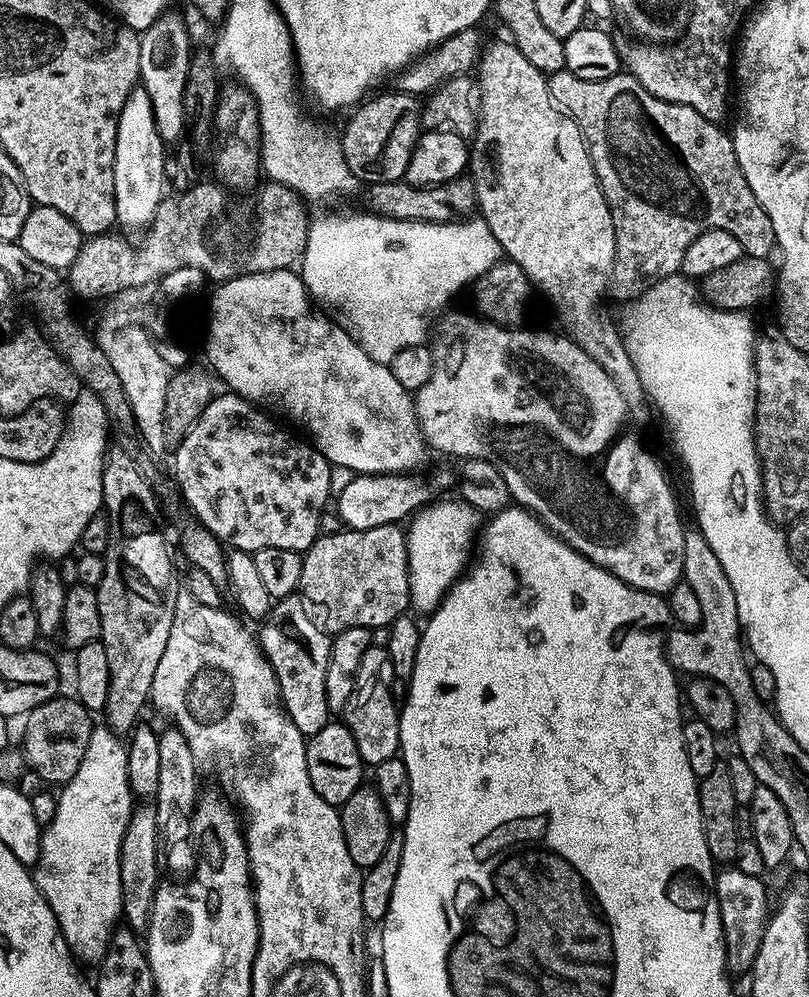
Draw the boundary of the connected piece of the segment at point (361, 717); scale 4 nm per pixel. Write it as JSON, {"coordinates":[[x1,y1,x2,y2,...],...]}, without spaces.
{"coordinates":[[369,646,362,660,358,662,358,670,354,678,354,690,350,690,350,702,346,702,342,713,342,722,354,734,354,742,358,744,358,754,364,759,365,765,375,766,386,762,398,755,400,750,400,714,398,704,392,701,392,688,388,683,393,683,392,663,388,657,387,647]]}

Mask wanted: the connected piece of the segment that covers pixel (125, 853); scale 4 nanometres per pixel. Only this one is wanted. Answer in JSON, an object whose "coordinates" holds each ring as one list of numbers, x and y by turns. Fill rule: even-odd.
{"coordinates":[[144,802,133,807,132,817,126,826,120,851,120,881,122,882,122,920,137,934,148,931,148,923,154,906,154,894,162,883,162,853,160,851,160,827,156,824,156,810,151,803]]}

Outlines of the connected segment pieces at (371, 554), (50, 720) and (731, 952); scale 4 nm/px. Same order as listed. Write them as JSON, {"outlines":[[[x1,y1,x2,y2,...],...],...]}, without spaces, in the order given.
{"outlines":[[[400,524,374,526,374,530,339,530,329,536,320,534,303,553,299,595,308,605,310,618,323,632,335,634,347,628,387,629,399,616,409,611,408,559,405,529]],[[58,694,52,700,34,706,23,717,24,723,24,760,36,771,40,780,48,784,63,786,78,774,78,766,82,766,82,754,86,754,86,746,90,742,90,734,94,727,94,716,80,705,80,701,71,695]],[[724,866,717,871,716,901,724,931,724,952,728,955,726,968,729,973,751,973,758,958,758,950,762,946,762,934,770,919,768,888,763,882,761,877,746,874,735,866]]]}

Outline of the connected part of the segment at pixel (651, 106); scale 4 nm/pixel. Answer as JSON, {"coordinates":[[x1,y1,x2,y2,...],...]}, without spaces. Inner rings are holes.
{"coordinates":[[563,70,551,73,547,77,547,81,552,103,560,111,565,112,584,135,584,141,588,144,588,153,594,166,594,174,598,178,600,189,606,198,606,206,610,210,610,218,614,222,616,253,614,254,610,288,615,299,617,296,618,299,624,300,623,302,631,302,643,296,645,292,649,292,656,284,661,284,663,280,669,280,670,277,677,275,682,266,682,258,686,254,686,246,690,246,690,242,694,242,694,238,698,238,698,234,702,234,708,228,726,230,726,234,734,234,734,238,738,238,738,242,749,256,754,258,767,257,768,251,774,243,768,215,766,210,762,210,758,198,754,198,754,190,750,190,750,182,746,182,746,174,742,174,742,166,738,166,738,158,734,154,731,135,725,129,723,132,719,123,702,118,702,114,698,114,698,110,690,110,690,106,682,106,654,98,654,94,650,94,639,82,627,74,617,74,605,80,583,80,573,72]]}

